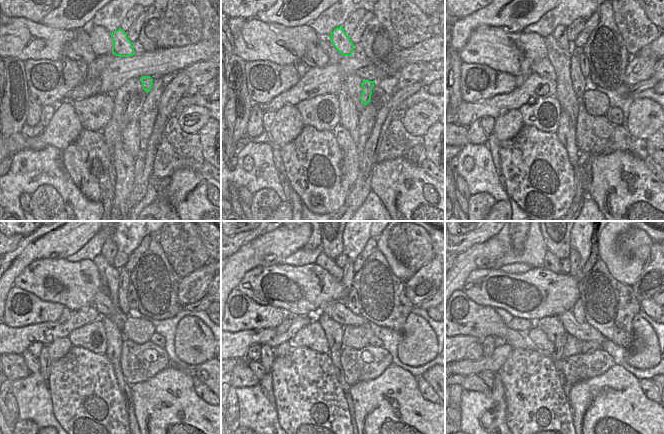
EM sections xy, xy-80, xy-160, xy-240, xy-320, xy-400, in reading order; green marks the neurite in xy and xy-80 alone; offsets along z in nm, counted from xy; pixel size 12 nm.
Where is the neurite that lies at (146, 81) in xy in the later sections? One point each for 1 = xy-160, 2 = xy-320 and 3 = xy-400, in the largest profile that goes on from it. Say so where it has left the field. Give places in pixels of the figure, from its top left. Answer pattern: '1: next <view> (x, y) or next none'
1: next xy-160 (592, 133)
2: next xy-320 (368, 363)
3: next xy-400 (579, 367)

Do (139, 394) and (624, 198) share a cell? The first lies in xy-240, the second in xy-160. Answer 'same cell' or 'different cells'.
same cell

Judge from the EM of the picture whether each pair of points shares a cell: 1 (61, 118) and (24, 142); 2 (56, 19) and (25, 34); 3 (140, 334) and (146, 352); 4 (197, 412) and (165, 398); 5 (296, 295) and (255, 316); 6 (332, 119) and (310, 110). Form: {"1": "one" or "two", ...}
{"1": "one", "2": "two", "3": "two", "4": "one", "5": "two", "6": "one"}

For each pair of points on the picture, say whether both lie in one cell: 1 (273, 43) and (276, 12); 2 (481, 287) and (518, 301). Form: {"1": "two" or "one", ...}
{"1": "two", "2": "one"}

